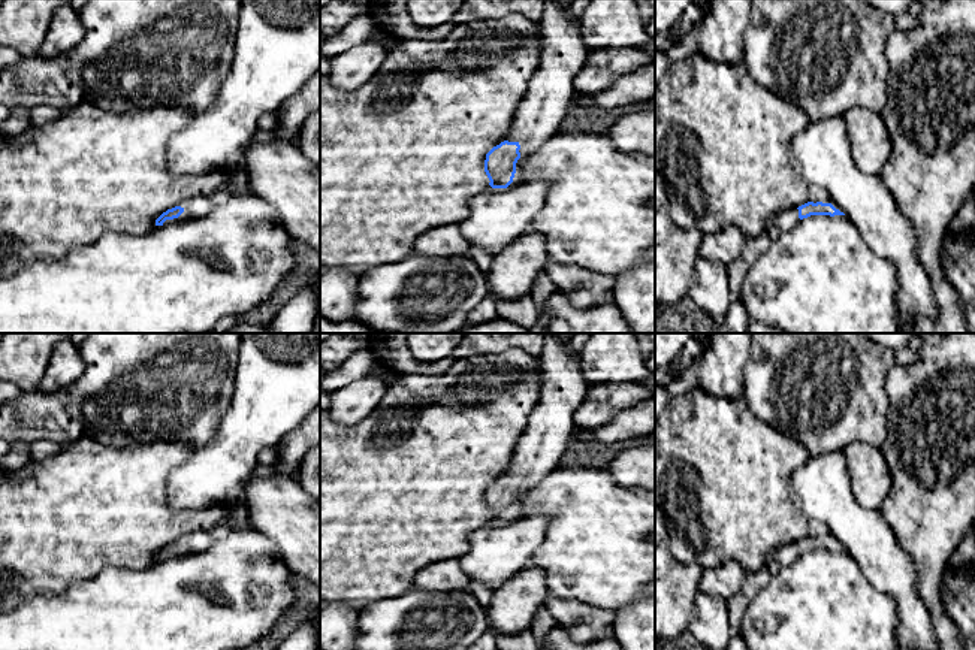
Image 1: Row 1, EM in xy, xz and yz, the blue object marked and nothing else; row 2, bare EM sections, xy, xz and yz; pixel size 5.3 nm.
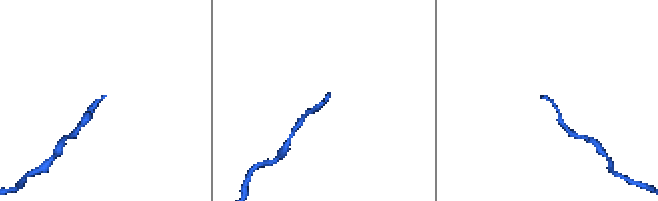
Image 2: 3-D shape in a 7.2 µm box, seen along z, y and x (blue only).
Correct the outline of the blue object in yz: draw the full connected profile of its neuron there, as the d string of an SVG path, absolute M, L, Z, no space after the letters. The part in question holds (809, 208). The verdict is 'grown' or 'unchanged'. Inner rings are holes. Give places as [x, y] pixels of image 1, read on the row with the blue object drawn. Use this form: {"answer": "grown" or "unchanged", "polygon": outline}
{"answer": "grown", "polygon": "M808 202L799 208L788 209L784 212L779 212L770 223L769 223L769 232L772 235L779 232L788 232L791 230L800 220L808 218L811 215L845 215L839 209L836 209L831 203L822 203L822 202Z"}

